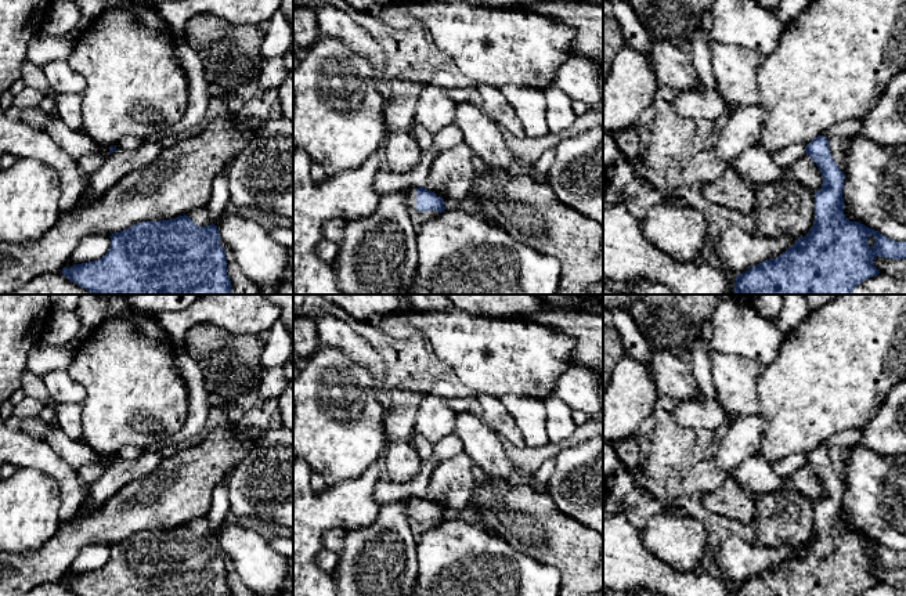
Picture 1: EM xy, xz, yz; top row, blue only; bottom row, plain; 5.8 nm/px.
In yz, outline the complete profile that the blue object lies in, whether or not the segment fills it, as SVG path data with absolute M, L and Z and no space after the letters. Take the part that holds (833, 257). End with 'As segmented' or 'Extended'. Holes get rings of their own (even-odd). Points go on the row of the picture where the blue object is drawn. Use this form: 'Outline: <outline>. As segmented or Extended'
Outline: M823 136L815 137L805 147L805 153L816 163L823 178L822 188L815 194L813 227L779 257L737 274L734 295L853 295L859 283L880 274L873 264L874 257L906 259L906 241L892 241L844 216L845 174L830 155L829 140Z. As segmented

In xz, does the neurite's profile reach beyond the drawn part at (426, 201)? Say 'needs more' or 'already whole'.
needs more

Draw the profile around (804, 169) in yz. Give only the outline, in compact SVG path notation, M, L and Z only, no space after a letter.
M805 152L799 155L788 169L790 176L798 180L813 194L816 194L822 188L822 173L816 163Z

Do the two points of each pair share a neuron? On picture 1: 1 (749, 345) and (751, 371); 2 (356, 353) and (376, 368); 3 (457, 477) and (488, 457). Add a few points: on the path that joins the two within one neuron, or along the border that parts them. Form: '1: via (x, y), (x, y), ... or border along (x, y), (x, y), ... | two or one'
1: border along (718, 350), (726, 354), (754, 358), (764, 367) | two
2: via (361, 353), (371, 362) | one
3: border along (464, 451), (473, 462) | two

